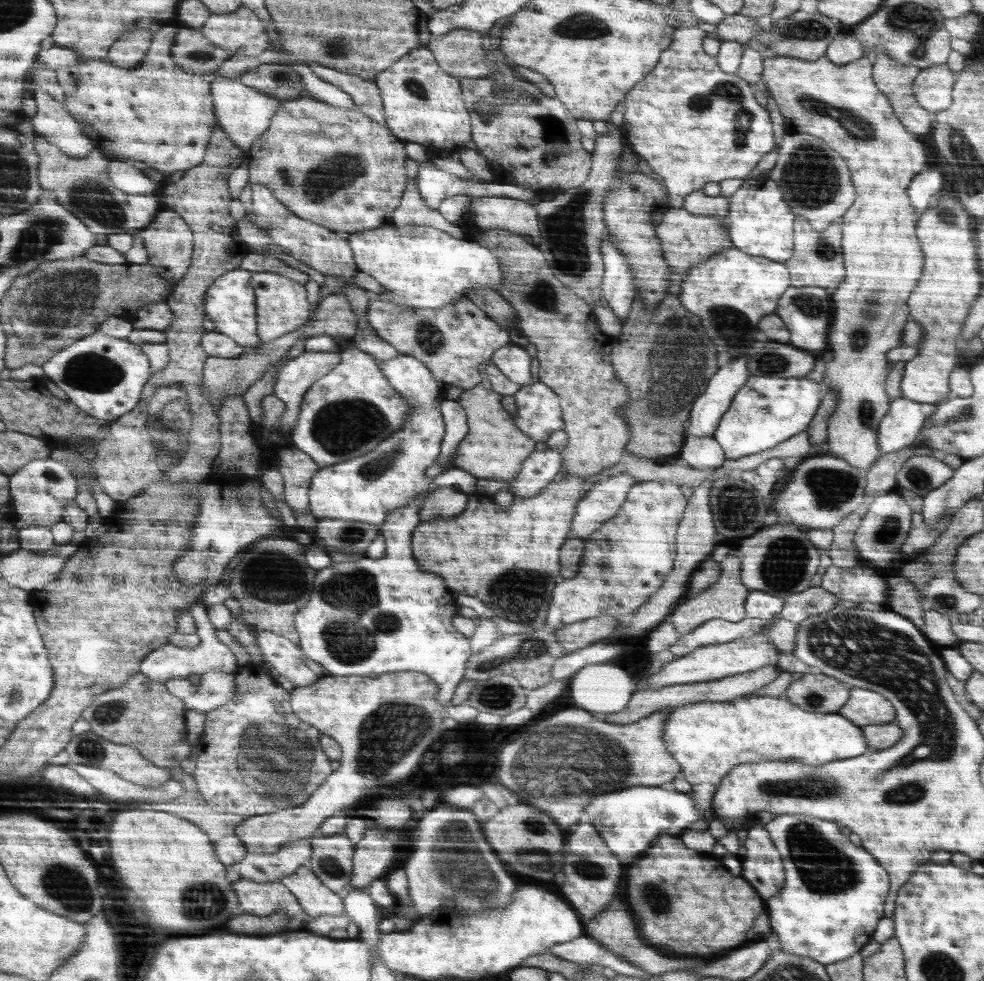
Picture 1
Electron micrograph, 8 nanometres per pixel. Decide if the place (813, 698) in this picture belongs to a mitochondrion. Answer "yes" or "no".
yes

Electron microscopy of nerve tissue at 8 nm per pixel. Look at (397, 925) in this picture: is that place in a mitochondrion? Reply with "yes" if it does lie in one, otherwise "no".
no

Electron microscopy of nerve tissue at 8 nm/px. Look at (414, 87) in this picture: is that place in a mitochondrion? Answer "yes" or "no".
yes

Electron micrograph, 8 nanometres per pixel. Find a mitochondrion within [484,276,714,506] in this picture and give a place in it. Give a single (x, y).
(676, 364)

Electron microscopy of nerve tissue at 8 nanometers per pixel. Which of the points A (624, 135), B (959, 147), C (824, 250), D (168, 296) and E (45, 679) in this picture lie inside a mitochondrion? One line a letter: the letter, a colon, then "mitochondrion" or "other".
A: other
B: mitochondrion
C: mitochondrion
D: other
E: other

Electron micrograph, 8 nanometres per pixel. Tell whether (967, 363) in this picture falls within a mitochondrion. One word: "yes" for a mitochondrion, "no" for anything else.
no

